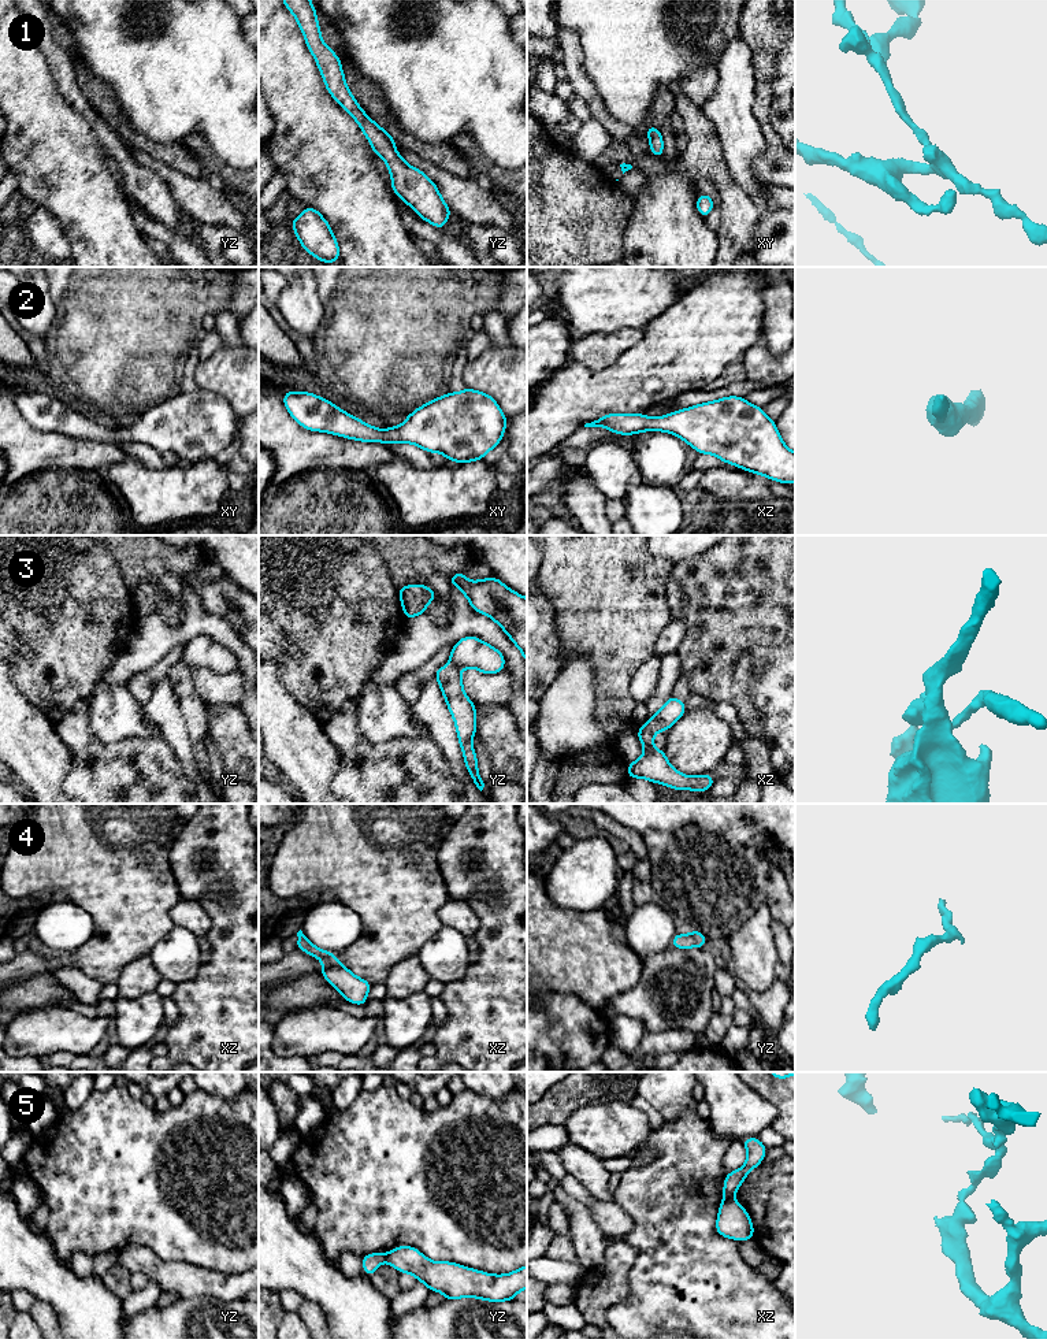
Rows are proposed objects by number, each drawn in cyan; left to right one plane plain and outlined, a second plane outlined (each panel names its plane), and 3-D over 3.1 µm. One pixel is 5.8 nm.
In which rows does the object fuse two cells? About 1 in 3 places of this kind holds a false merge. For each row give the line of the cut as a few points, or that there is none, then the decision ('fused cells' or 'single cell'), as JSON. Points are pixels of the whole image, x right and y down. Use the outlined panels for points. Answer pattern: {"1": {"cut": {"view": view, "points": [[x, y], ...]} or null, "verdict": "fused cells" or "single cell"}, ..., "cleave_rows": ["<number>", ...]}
{"1": {"cut": null, "verdict": "single cell"}, "2": {"cut": null, "verdict": "single cell"}, "3": {"cut": {"view": "yz", "points": [[449, 664], [459, 671]]}, "verdict": "fused cells"}, "4": {"cut": null, "verdict": "single cell"}, "5": {"cut": {"view": "xz", "points": [[731, 1197], [724, 1200]]}, "verdict": "fused cells"}, "cleave_rows": ["3", "5"]}

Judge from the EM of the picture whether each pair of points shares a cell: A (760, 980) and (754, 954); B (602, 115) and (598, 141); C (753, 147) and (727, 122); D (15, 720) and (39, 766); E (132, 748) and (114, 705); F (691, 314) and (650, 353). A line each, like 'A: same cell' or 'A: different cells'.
A: same cell
B: different cells
C: same cell
D: same cell
E: different cells
F: same cell

